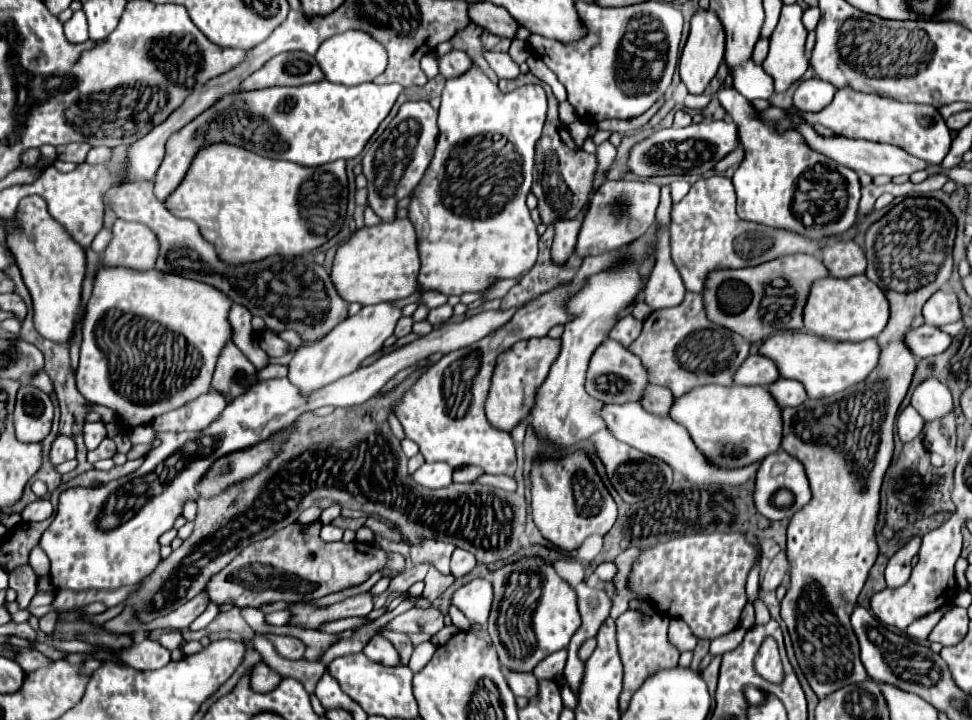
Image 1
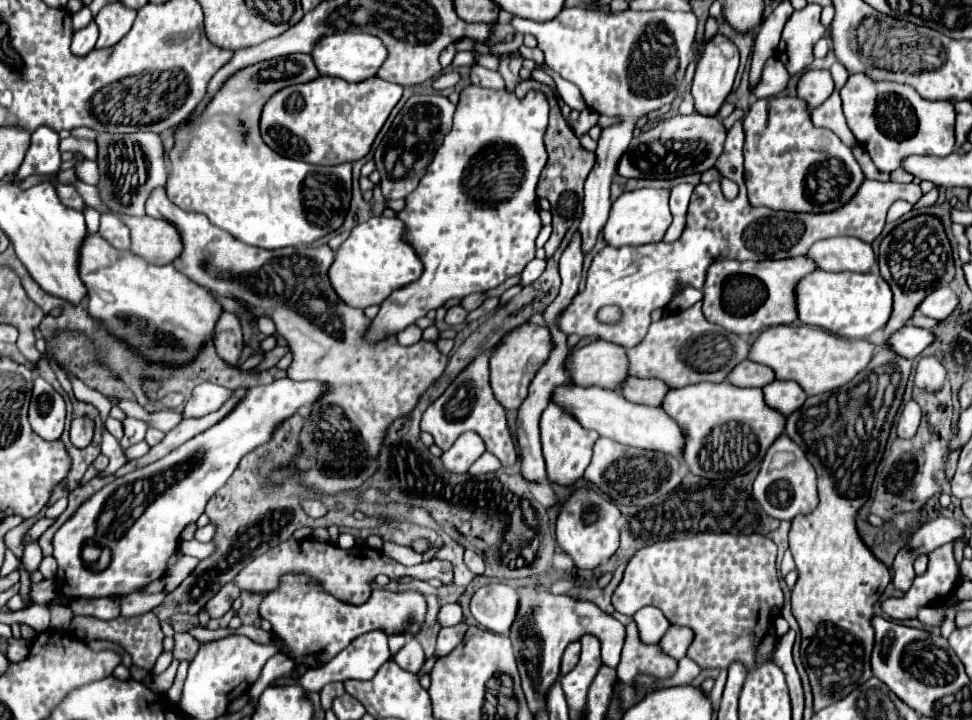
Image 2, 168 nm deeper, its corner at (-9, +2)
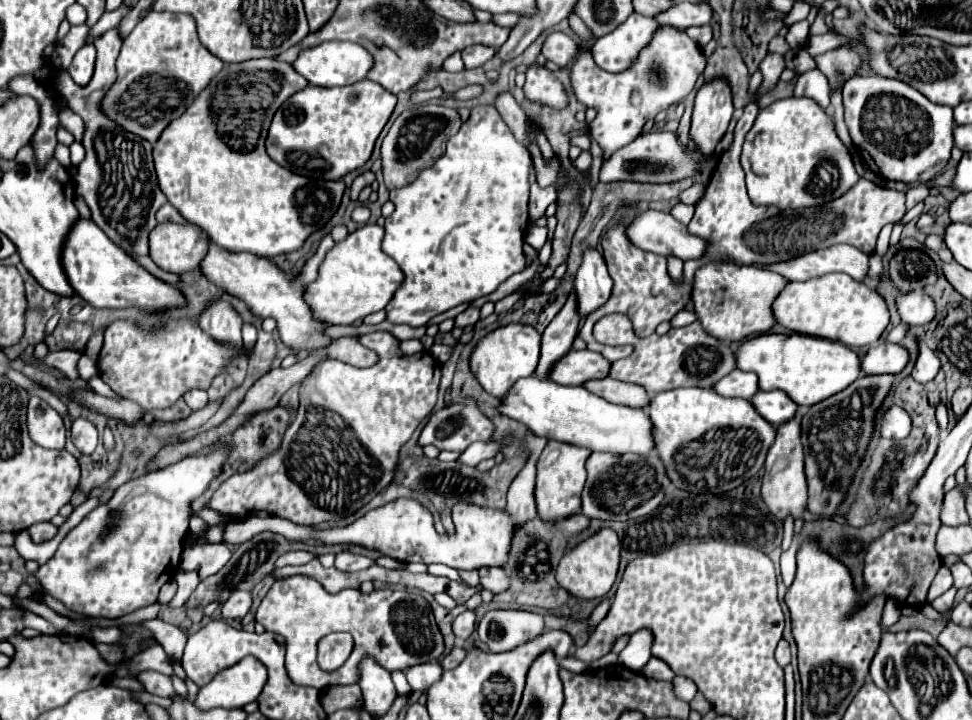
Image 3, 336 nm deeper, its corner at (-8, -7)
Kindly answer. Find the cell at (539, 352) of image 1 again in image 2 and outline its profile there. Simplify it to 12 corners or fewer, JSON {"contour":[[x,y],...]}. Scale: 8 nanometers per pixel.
{"contour":[[548,328],[506,332],[490,356],[490,384],[506,410],[526,398],[552,350]]}

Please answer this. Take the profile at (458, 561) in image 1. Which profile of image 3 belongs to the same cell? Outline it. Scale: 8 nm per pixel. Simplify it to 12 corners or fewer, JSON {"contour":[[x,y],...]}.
{"contour":[[481,567],[479,583],[491,593],[507,589],[501,567]]}

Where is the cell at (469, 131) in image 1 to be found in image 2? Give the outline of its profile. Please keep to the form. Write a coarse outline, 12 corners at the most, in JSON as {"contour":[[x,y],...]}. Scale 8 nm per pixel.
{"contour":[[468,86],[370,342],[534,258],[548,102]]}

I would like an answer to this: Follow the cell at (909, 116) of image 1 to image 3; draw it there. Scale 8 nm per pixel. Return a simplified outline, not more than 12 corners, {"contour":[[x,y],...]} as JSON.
{"contour":[[877,75],[843,85],[845,125],[887,181],[929,181],[953,109]]}

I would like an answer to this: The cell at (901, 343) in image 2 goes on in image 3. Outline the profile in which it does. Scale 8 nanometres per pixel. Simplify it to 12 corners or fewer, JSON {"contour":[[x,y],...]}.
{"contour":[[879,341],[861,361],[865,373],[901,373],[909,351]]}

